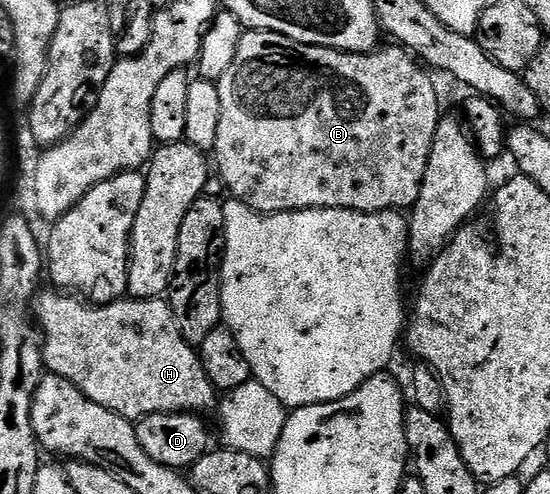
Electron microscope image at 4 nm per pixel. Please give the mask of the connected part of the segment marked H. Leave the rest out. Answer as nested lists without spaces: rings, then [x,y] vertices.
[[[48,288],[39,295],[38,306],[39,302],[45,371],[70,380],[94,404],[102,404],[102,408],[110,408],[129,420],[139,420],[146,414],[205,412],[217,405],[218,391],[206,374],[197,347],[184,339],[172,307],[164,298],[128,296],[118,302],[93,304],[75,293]]]

